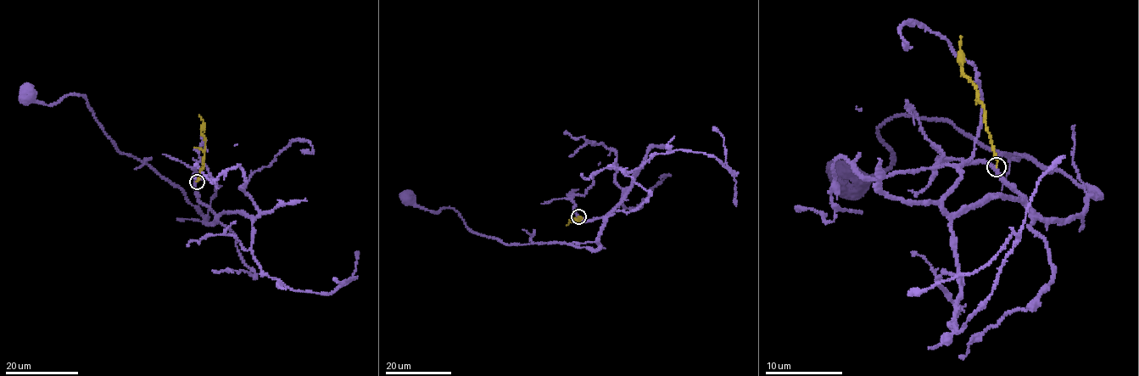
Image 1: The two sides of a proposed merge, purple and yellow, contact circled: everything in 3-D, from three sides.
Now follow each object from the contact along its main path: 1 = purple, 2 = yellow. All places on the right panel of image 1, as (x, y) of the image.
1: (996, 167), (1036, 216), (1070, 220), (1098, 196), (946, 120), (903, 115), (876, 132), (888, 169), (835, 182)
2: (996, 167), (984, 105), (971, 79), (961, 71), (962, 36)

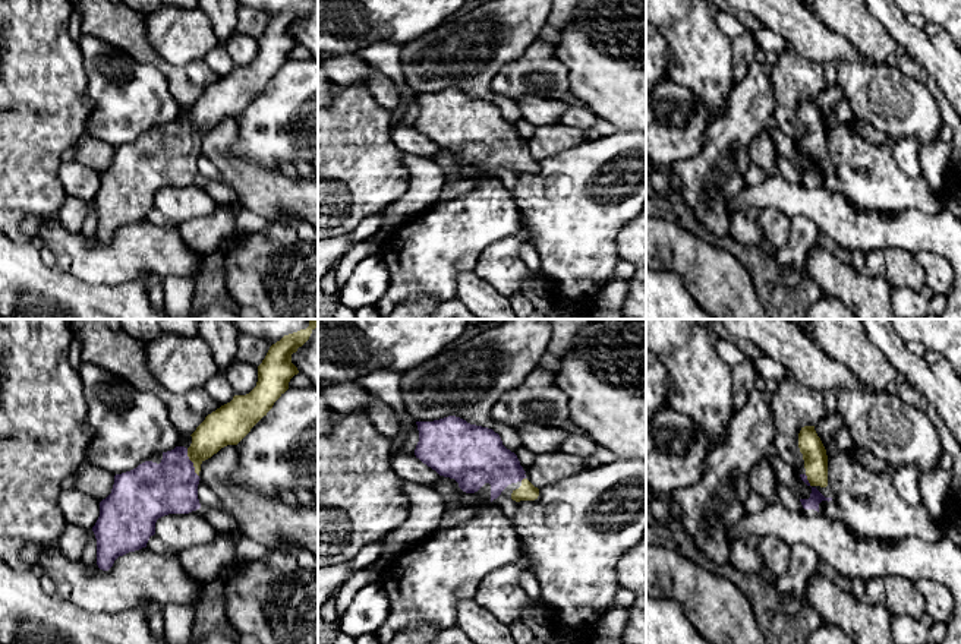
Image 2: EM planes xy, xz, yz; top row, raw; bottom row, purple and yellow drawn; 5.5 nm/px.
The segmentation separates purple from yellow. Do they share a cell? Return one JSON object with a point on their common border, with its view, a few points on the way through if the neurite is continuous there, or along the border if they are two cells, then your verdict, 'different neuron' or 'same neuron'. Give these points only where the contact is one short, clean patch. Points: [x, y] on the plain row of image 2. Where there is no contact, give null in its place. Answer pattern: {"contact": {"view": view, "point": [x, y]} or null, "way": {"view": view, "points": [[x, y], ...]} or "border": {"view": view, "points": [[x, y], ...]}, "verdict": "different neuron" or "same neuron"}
{"contact": {"view": "xy", "point": [192, 135]}, "way": {"view": "xy", "points": [[167, 160], [192, 135], [221, 100]]}, "verdict": "same neuron"}

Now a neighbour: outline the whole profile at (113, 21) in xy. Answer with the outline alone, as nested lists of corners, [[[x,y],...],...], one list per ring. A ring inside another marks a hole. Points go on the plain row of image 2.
[[[70,0],[82,13],[82,34],[103,40],[126,51],[141,64],[158,69],[167,79],[168,92],[182,110],[190,108],[208,86],[221,78],[204,59],[183,66],[164,60],[146,40],[146,16],[123,0]]]

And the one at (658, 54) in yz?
[[[646,23],[646,100],[655,85],[667,79],[669,48],[661,34]]]

